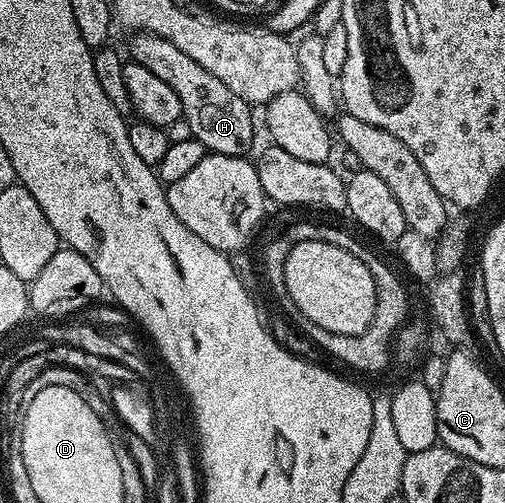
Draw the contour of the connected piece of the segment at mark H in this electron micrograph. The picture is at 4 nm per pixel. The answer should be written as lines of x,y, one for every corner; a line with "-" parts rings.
137,32
133,37
136,38
129,43
127,56
146,71
154,71
154,75
158,75
166,87
174,90
174,95
178,95
182,103
182,118
190,123
194,137
204,144
205,150
227,157
245,156
256,137
256,125
252,122
253,106
234,95
234,91
230,91
222,79
214,79
206,67
194,63
190,55
174,47
174,43
168,39
142,32

